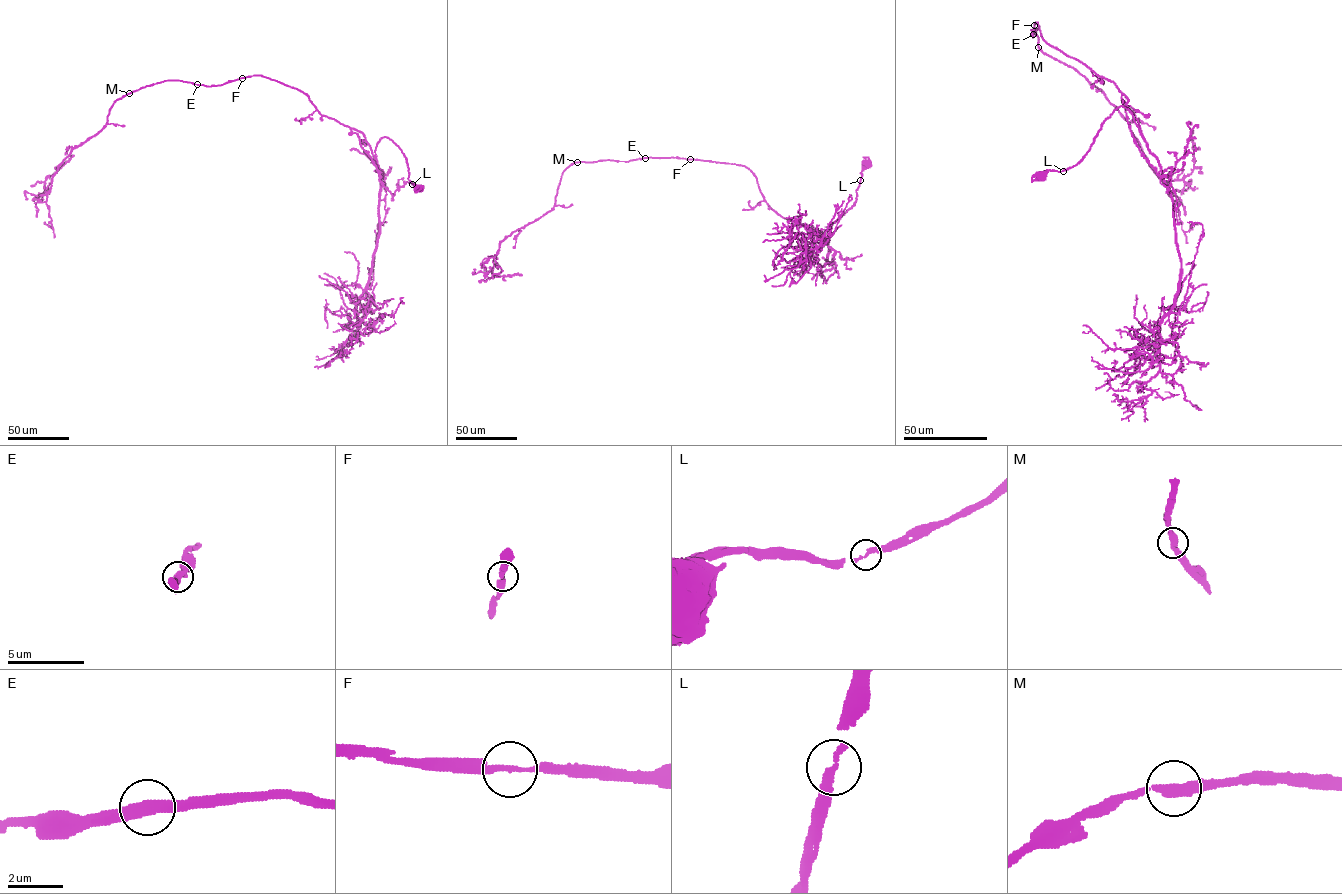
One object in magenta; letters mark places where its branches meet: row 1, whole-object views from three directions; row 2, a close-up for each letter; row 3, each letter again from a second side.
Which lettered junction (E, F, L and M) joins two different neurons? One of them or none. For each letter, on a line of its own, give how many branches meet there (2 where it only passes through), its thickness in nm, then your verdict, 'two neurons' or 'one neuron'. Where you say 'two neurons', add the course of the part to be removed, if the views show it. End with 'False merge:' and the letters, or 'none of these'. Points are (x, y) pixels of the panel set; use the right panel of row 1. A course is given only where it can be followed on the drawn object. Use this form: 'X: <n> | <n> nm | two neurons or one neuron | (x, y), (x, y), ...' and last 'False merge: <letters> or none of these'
E: 2 | 360 nm | one neuron
F: 2 | 190 nm | one neuron
L: 2 | 240 nm | one neuron
M: 2 | 360 nm | one neuron
False merge: none of these

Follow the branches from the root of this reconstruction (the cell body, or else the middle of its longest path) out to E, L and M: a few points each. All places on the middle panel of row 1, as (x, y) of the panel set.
E: (867, 164), (856, 201), (822, 237), (812, 226), (775, 211), (754, 174), (744, 166), (645, 158)
L: (867, 164), (860, 180)
M: (867, 164), (856, 201), (822, 237), (812, 226), (775, 211), (754, 174), (744, 166), (676, 157), (577, 162)

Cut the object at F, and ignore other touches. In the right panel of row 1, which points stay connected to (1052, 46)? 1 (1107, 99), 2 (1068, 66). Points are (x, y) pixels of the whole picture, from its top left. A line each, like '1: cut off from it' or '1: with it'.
1: cut off from it
2: cut off from it

